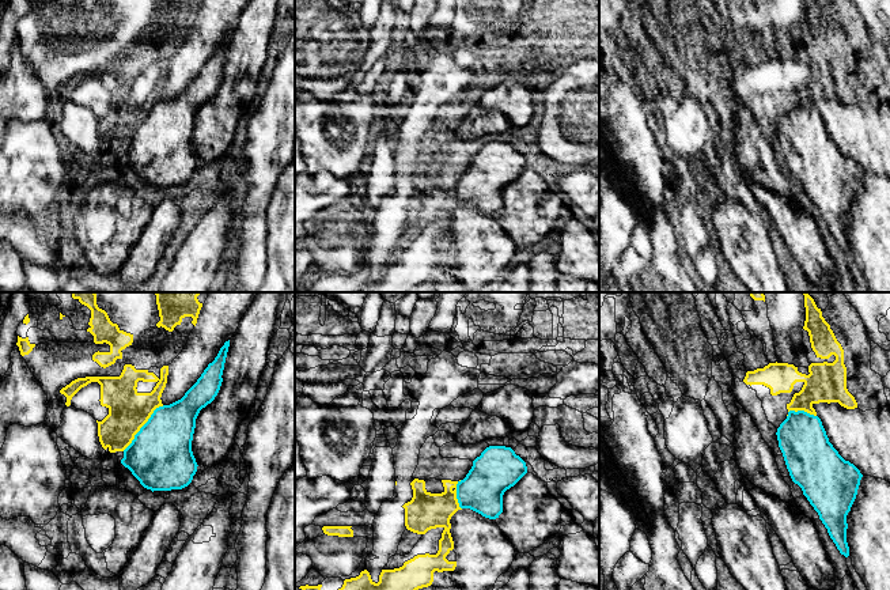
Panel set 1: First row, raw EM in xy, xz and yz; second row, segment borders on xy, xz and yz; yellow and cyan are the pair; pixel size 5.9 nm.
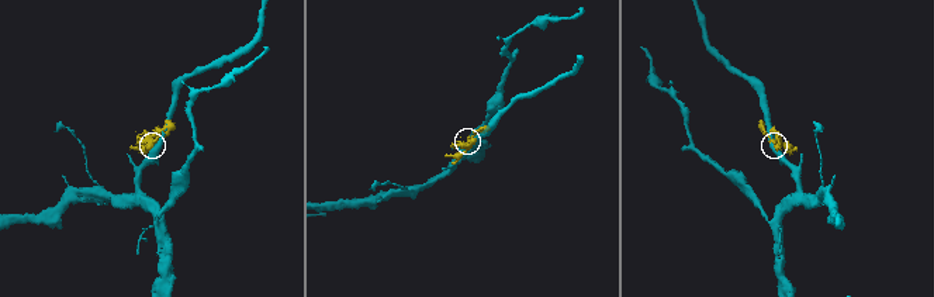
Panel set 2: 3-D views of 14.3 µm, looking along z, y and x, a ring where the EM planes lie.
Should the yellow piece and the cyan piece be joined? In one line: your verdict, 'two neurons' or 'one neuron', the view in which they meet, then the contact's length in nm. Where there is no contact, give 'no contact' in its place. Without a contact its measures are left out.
two neurons; contact in xy; length 360 nm

